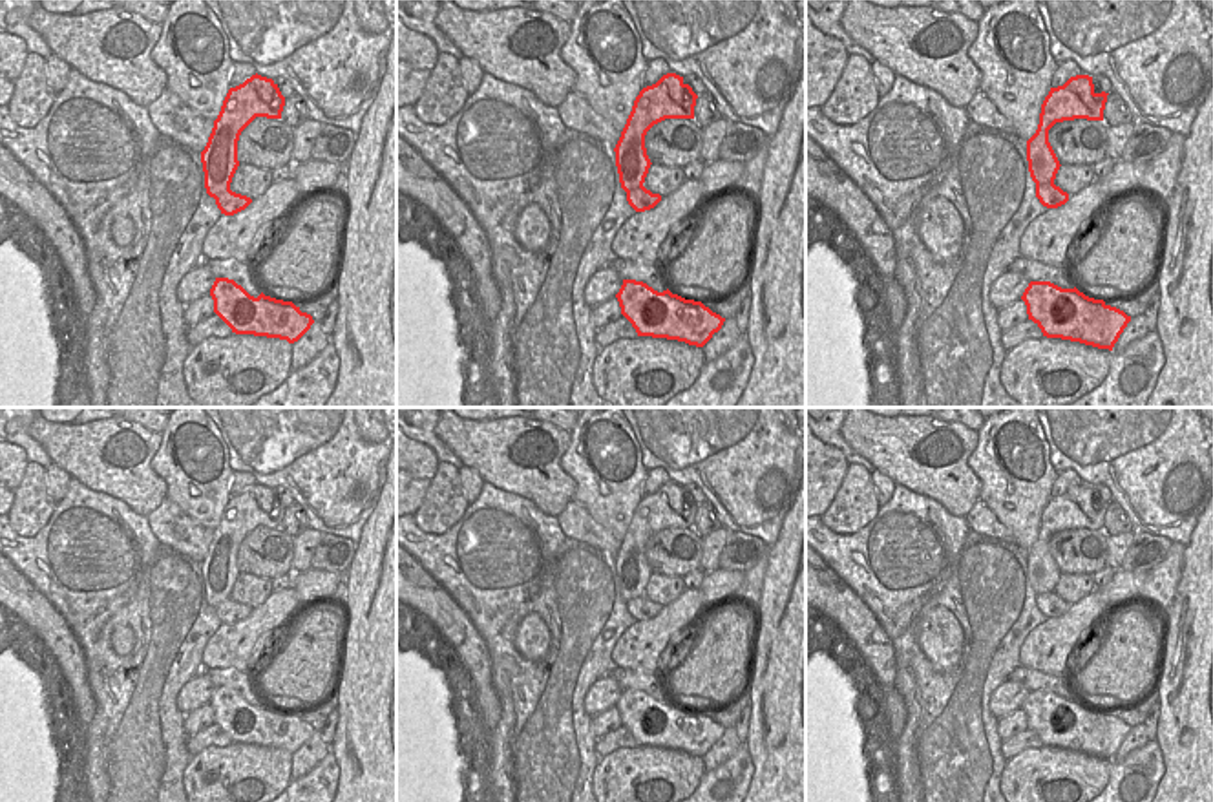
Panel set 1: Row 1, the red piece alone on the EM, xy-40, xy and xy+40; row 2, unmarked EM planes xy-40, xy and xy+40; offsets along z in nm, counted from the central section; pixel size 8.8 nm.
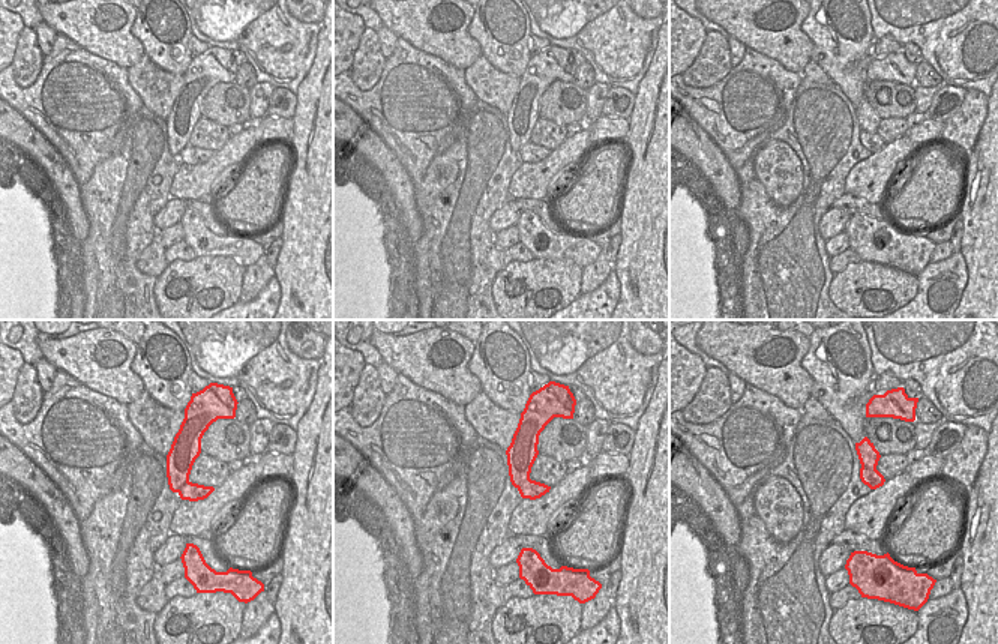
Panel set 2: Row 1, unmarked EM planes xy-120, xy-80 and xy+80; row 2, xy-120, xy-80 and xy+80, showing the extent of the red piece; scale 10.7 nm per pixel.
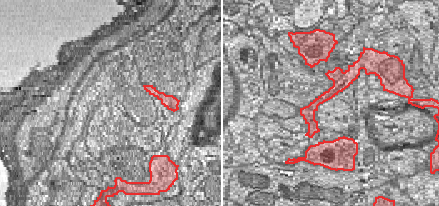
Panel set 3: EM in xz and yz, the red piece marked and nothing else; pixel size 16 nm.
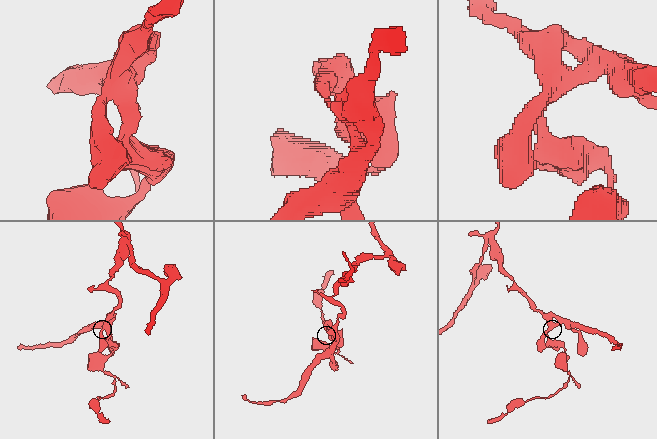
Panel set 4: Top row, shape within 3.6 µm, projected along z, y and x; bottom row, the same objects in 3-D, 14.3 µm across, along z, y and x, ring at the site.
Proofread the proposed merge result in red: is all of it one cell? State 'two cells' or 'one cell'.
two cells

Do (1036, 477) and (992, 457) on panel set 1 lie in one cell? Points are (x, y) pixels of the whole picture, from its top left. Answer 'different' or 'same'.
same

